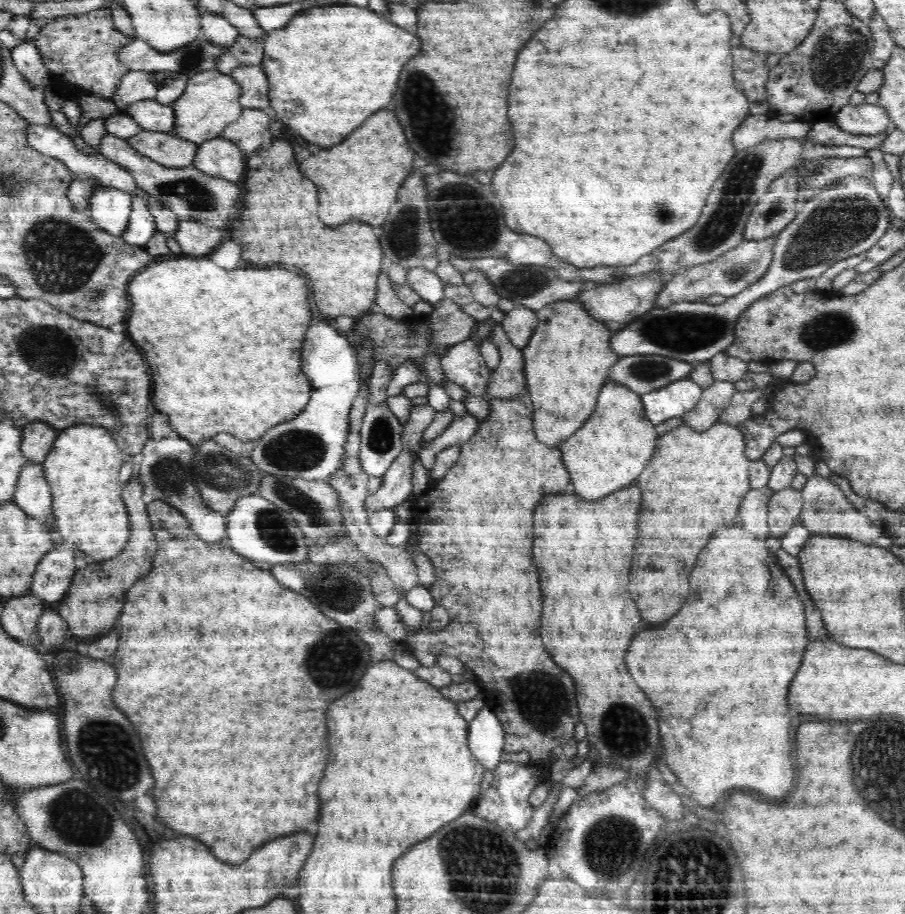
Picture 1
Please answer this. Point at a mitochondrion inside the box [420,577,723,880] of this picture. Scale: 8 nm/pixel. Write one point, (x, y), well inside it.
(540, 696)

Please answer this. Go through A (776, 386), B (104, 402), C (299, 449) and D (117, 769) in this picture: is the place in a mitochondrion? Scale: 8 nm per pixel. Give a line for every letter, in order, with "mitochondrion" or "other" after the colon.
A: other
B: mitochondrion
C: mitochondrion
D: mitochondrion

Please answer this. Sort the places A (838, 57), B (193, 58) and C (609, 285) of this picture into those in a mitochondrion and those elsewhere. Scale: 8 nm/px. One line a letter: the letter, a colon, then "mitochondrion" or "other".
A: mitochondrion
B: mitochondrion
C: other

